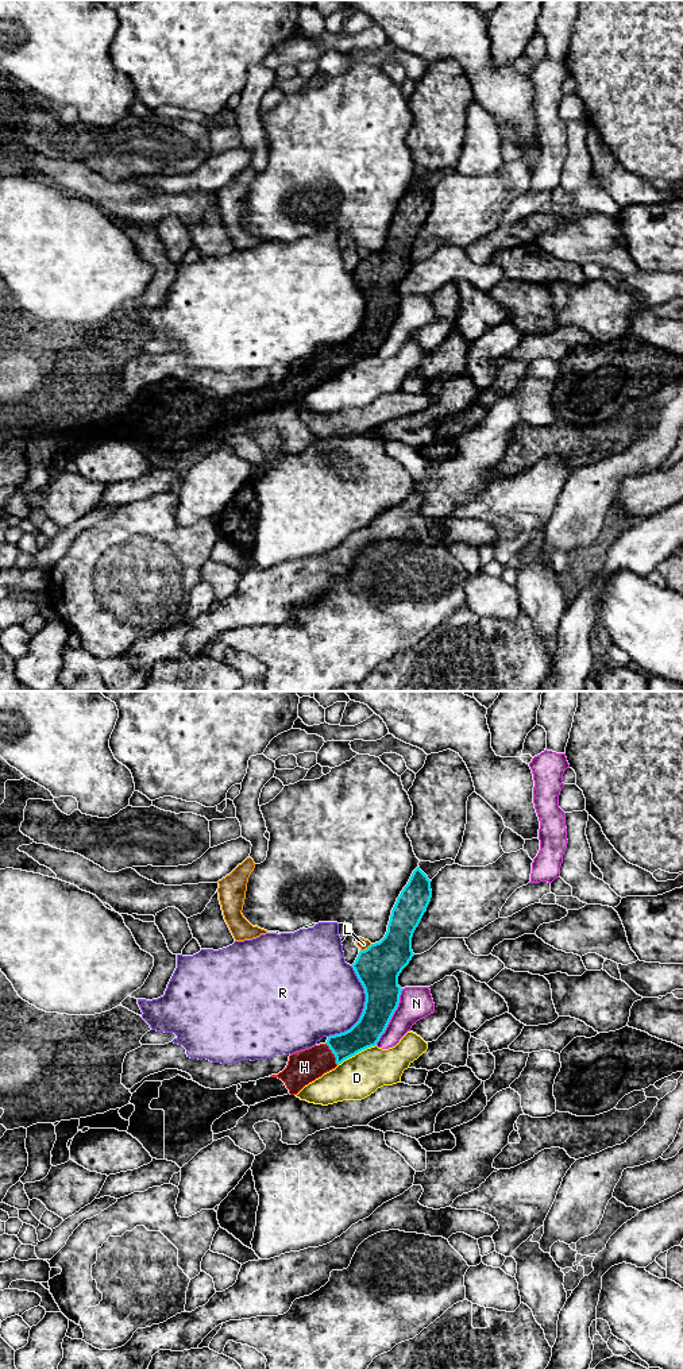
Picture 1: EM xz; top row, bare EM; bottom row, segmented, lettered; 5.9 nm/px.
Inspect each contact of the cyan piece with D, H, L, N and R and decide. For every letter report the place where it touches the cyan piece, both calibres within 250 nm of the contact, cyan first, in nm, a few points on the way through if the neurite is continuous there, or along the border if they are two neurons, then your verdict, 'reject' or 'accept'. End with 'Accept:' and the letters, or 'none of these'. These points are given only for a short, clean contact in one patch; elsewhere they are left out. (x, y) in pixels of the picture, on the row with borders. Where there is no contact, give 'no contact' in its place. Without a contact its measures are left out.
D: contact xz (357, 1052); calibres 170 and 260 nm; border xz (375, 1044), (344, 1059), (338, 1065); reject
H: contact xz (332, 1052); calibres 170 and 200 nm; way xz (367, 1030), (332, 1052), (304, 1067); accept
L: contact xz (367, 948); calibres 260 and 70 nm; border xz (371, 944), (361, 951); reject
N: contact xz (392, 1015); calibres 220 and 190 nm; border xz (402, 988), (398, 997), (398, 1006), (375, 1044); reject
R: contact xz (365, 1007); calibres 260 and 460 nm; reject
Accept: H

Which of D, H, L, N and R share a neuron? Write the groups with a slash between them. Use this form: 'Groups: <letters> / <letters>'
Groups: D / H / L / N / R

